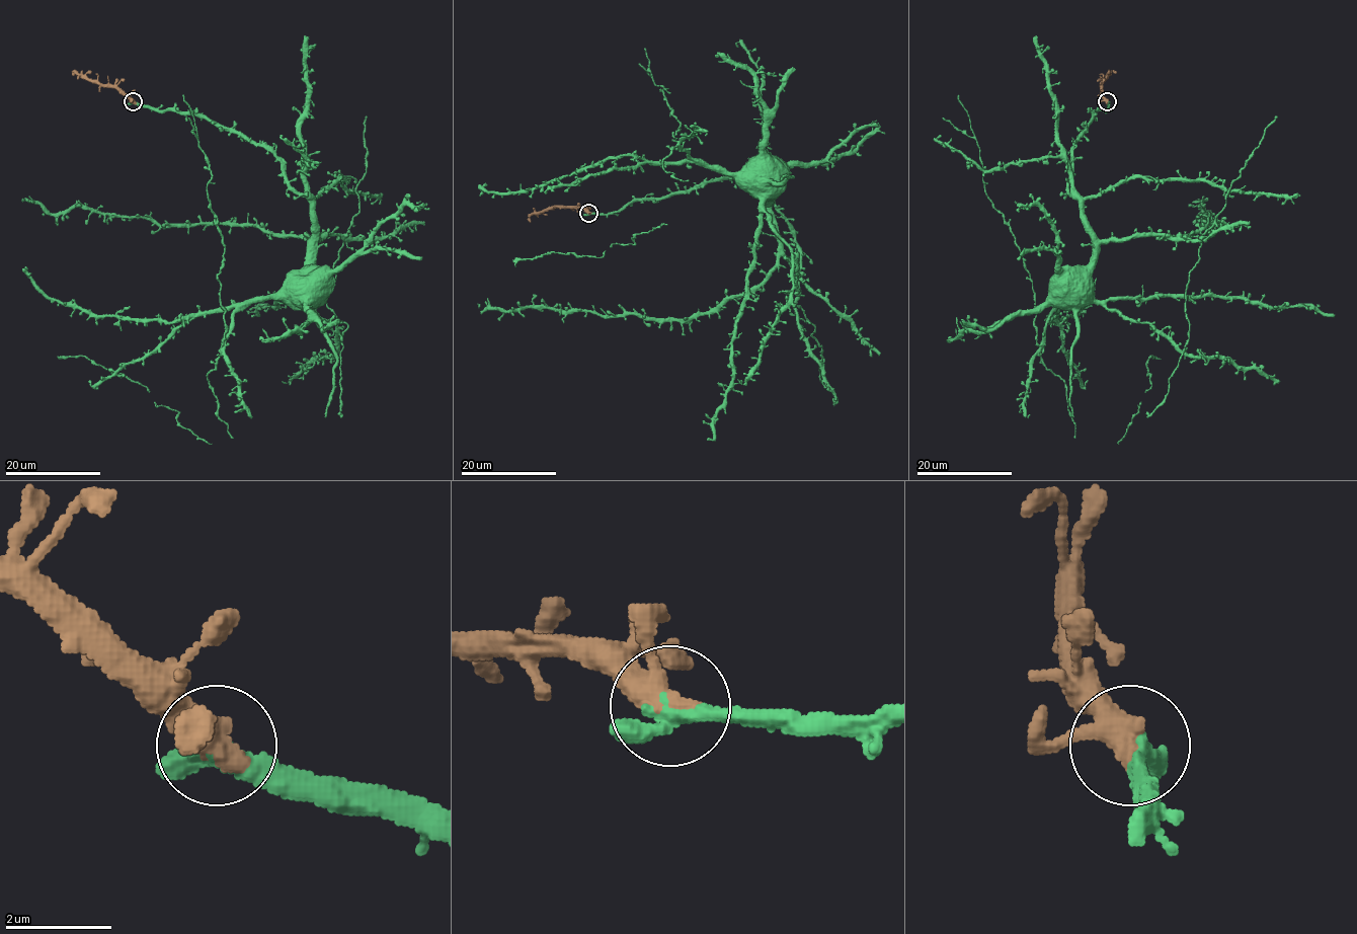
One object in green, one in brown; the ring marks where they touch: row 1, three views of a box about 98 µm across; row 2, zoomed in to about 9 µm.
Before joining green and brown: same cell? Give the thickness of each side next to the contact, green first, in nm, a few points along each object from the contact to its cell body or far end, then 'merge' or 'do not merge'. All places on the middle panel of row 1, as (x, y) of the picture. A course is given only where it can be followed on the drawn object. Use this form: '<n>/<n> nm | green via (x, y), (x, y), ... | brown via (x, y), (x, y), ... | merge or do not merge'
360/440 nm | green via (588, 213), (610, 214), (634, 201), (749, 174), (768, 187), (769, 199), (785, 177), (776, 168), (767, 172) | brown via (588, 213), (580, 208), (547, 208), (535, 212), (529, 218), (530, 222) | merge

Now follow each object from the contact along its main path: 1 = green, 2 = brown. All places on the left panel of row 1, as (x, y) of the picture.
1: (133, 101), (204, 114), (273, 155), (285, 180), (309, 201), (314, 267), (329, 283), (320, 299), (311, 295)
2: (133, 101), (115, 88), (91, 82), (74, 73)

